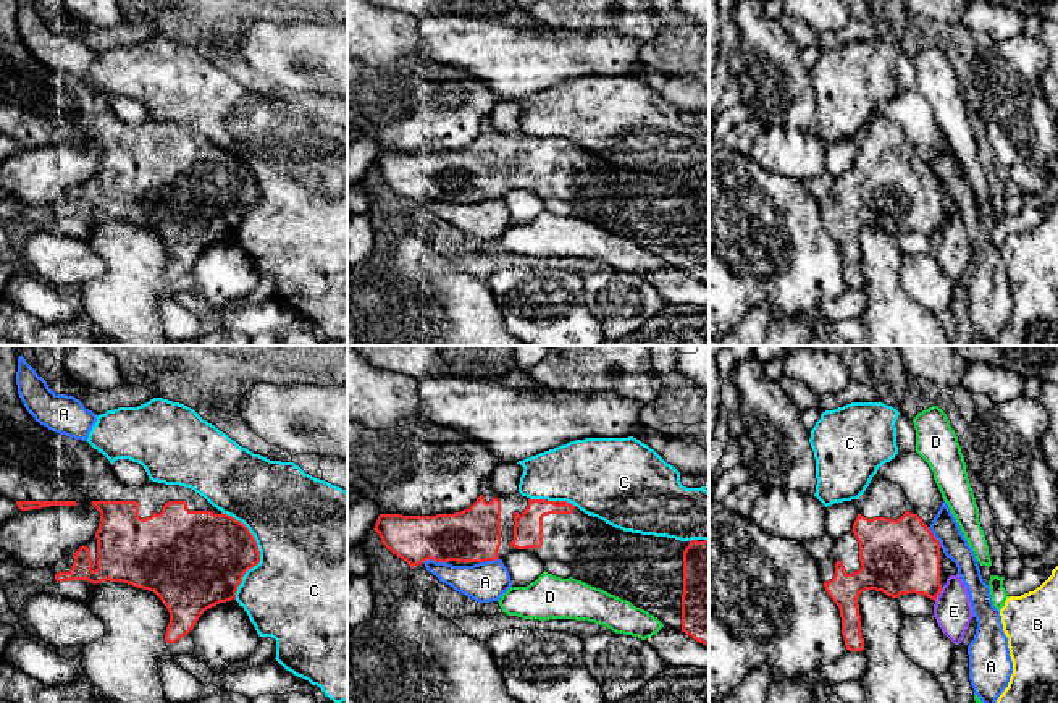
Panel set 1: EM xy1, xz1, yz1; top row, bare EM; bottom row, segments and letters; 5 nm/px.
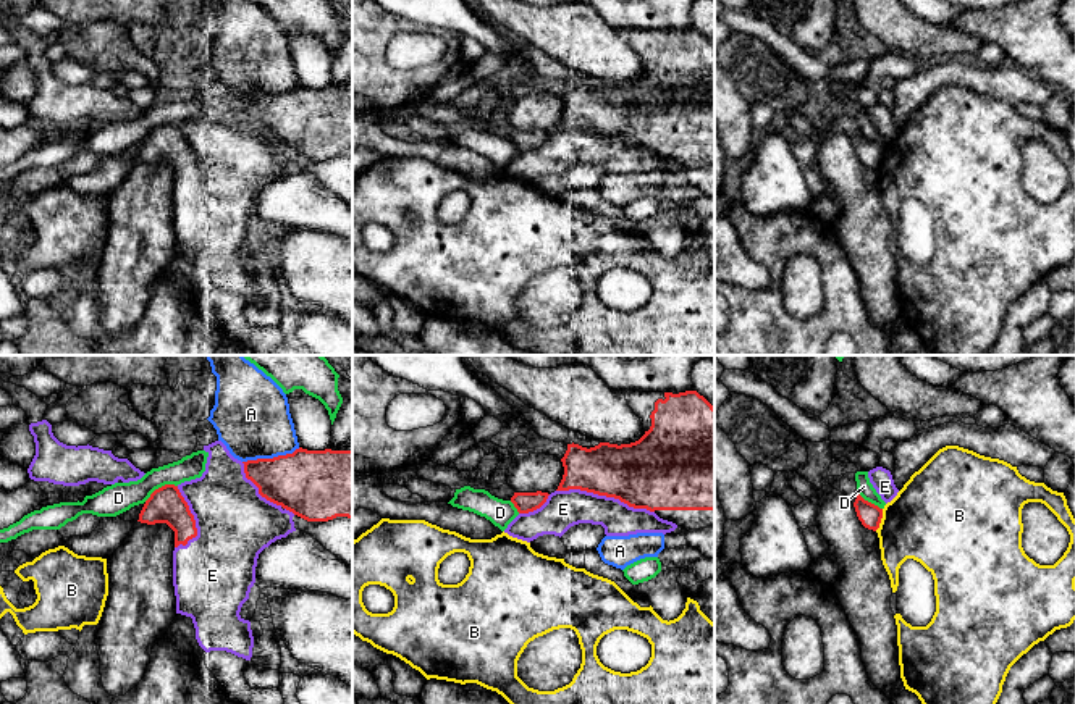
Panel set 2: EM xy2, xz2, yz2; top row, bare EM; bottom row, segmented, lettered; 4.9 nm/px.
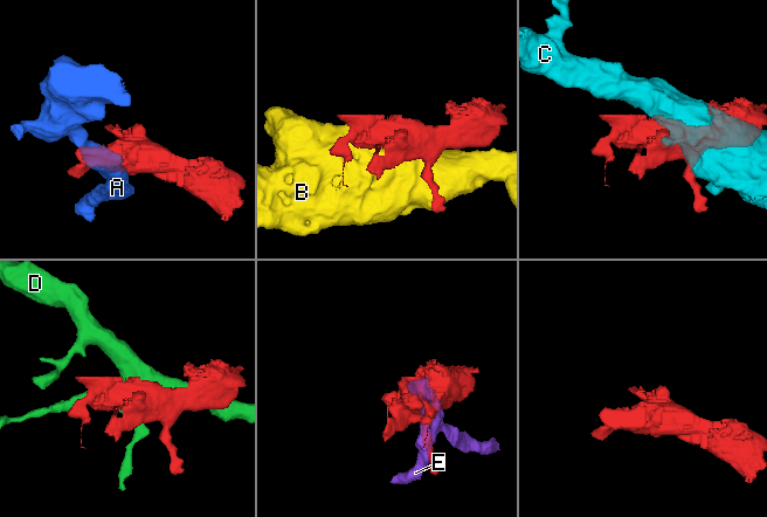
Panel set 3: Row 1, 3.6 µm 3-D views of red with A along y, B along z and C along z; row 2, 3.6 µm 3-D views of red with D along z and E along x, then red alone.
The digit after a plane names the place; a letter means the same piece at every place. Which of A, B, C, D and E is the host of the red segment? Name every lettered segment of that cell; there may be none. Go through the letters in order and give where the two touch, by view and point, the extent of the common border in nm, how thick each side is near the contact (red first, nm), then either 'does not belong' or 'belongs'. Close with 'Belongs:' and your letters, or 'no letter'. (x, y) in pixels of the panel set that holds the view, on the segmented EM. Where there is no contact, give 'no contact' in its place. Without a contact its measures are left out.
A: meets red in xy2 at (270, 459); contact 300 nm long; 340 nm thick on the red side, 380 nm on the other; does not belong
B: meets red in yz2 at (880, 520); contact 120 nm long; 120 nm thick on the red side, 420 nm on the other; does not belong
C: meets red in xy1 at (259, 551); contact 440 nm long; 400 nm thick on the red side, 500 nm on the other; does not belong
D: meets red in xy2 at (162, 486); contact 190 nm long; 180 nm thick on the red side, 150 nm on the other; does not belong
E: meets red in xz2 at (605, 494); contact 500 nm long; 360 nm thick on the red side, 190 nm on the other; does not belong
Belongs: no letter

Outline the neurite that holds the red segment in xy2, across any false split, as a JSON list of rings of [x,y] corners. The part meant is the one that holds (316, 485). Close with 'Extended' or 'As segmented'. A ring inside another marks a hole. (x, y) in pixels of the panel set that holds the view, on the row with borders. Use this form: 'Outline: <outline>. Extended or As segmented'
Outline: [[[352,436],[341,447],[299,447],[293,454],[242,463],[259,494],[294,515],[307,522],[352,518]]]. Extended

